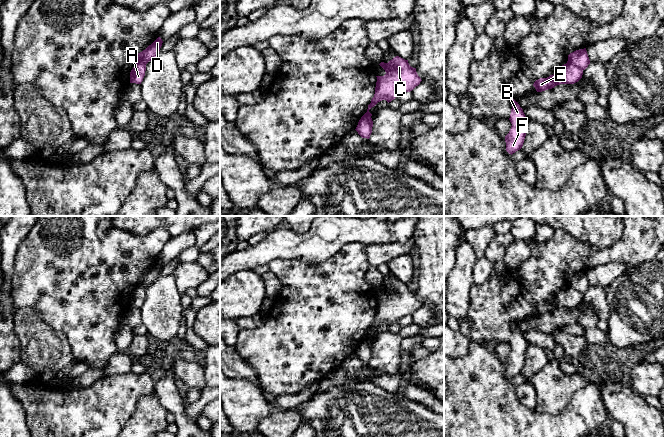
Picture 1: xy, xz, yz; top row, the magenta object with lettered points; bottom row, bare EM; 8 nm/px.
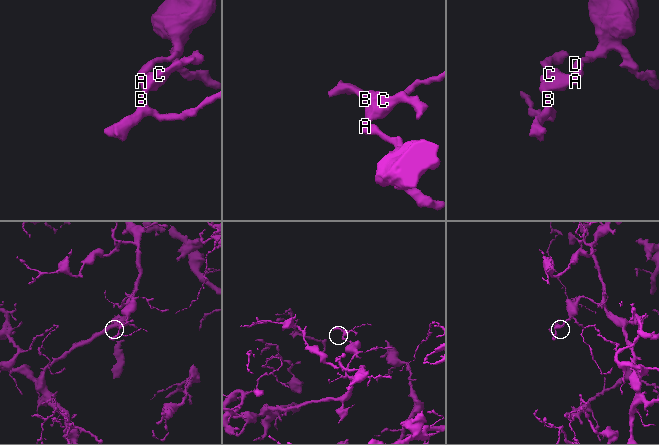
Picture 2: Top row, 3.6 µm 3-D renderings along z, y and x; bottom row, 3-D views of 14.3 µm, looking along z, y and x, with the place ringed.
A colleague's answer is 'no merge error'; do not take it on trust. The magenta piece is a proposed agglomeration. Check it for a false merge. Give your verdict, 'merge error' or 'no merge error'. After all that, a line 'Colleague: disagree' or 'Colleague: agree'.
merge error
Colleague: disagree

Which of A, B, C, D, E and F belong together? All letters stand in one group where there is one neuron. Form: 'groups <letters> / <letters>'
groups A B C E F / D

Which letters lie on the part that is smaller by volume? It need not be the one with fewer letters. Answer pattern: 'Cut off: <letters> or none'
Cut off: A, B, C, E, F

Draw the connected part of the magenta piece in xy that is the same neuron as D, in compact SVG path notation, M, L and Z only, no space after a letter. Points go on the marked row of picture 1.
M158 37L151 45L149 45L145 50L138 53L135 57L136 63L145 63L147 64L149 61L154 59L160 51L162 46L162 39Z

